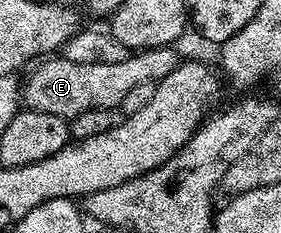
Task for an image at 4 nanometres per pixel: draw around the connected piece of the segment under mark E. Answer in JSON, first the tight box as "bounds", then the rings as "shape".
{"bounds":[21,45,180,120],"shape":[[[173,45],[153,46],[150,50],[127,53],[124,60],[108,64],[80,64],[61,56],[47,57],[21,83],[21,105],[27,110],[48,112],[67,120],[90,110],[113,111],[121,107],[129,89],[145,82],[157,84],[178,67],[180,57],[174,49]]]}

